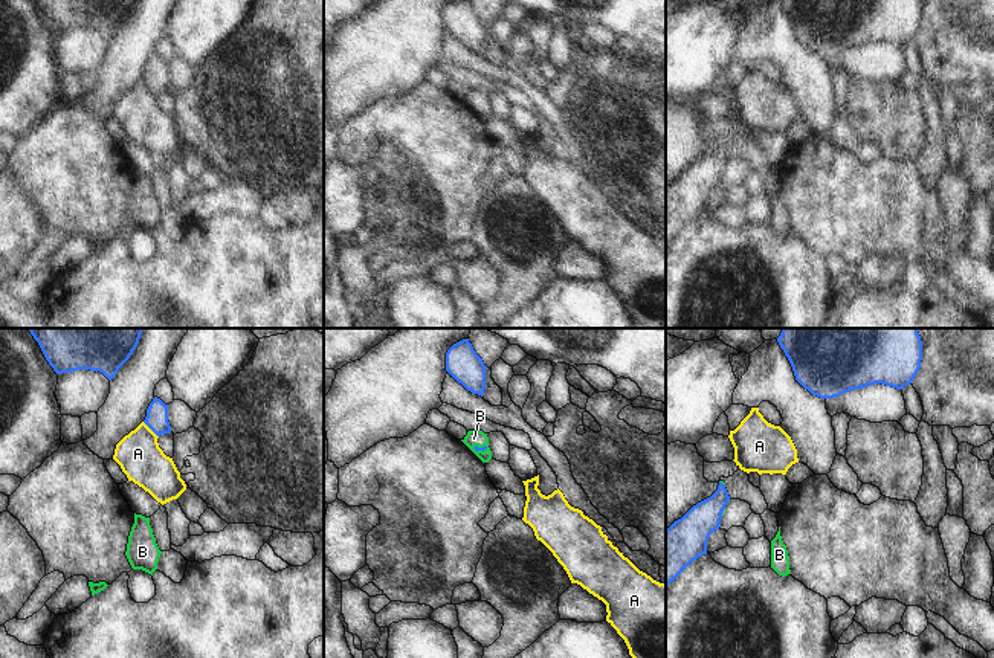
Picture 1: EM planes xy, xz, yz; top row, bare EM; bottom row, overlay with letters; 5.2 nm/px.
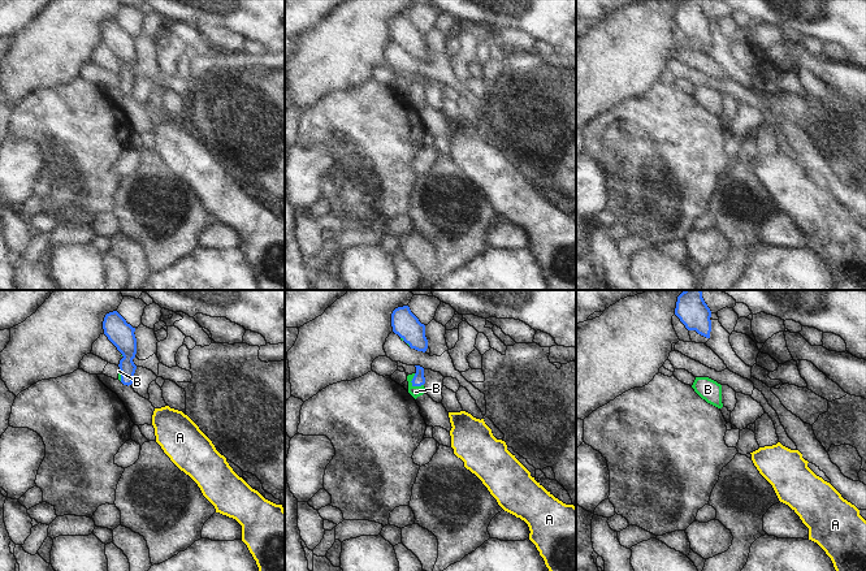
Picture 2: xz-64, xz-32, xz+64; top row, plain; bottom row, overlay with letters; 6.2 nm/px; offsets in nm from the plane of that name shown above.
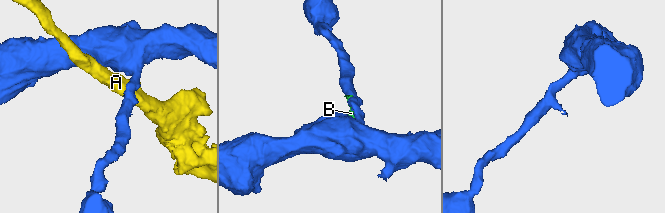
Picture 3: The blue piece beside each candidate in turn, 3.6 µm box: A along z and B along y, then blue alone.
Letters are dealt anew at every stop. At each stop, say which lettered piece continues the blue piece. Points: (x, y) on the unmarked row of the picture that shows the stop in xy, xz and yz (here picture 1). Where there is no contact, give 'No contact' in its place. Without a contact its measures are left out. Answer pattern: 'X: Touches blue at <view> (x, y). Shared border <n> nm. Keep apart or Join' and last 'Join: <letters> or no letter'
A: Touches blue at xy (150, 86). Shared border 120 nm. Keep apart
B: Touches blue at xz (480, 106). Shared border 90 nm. Join
Join: B

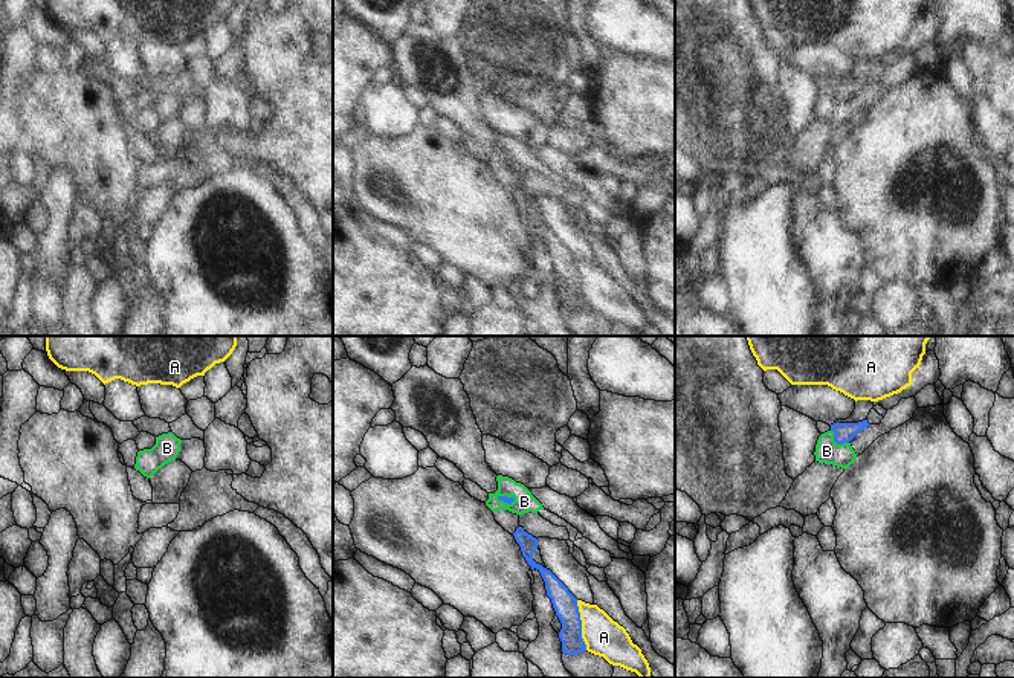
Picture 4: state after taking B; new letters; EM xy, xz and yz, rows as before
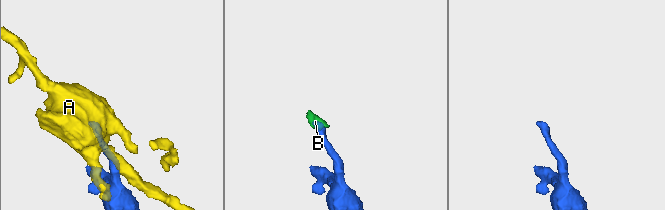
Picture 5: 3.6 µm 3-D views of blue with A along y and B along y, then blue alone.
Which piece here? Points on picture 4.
A: Touches blue at xz (581, 283). Shared border 280 nm. Keep apart
B: Touches blue at yz (836, 100). Shared border 120 nm. Keep apart
Join: no letter

